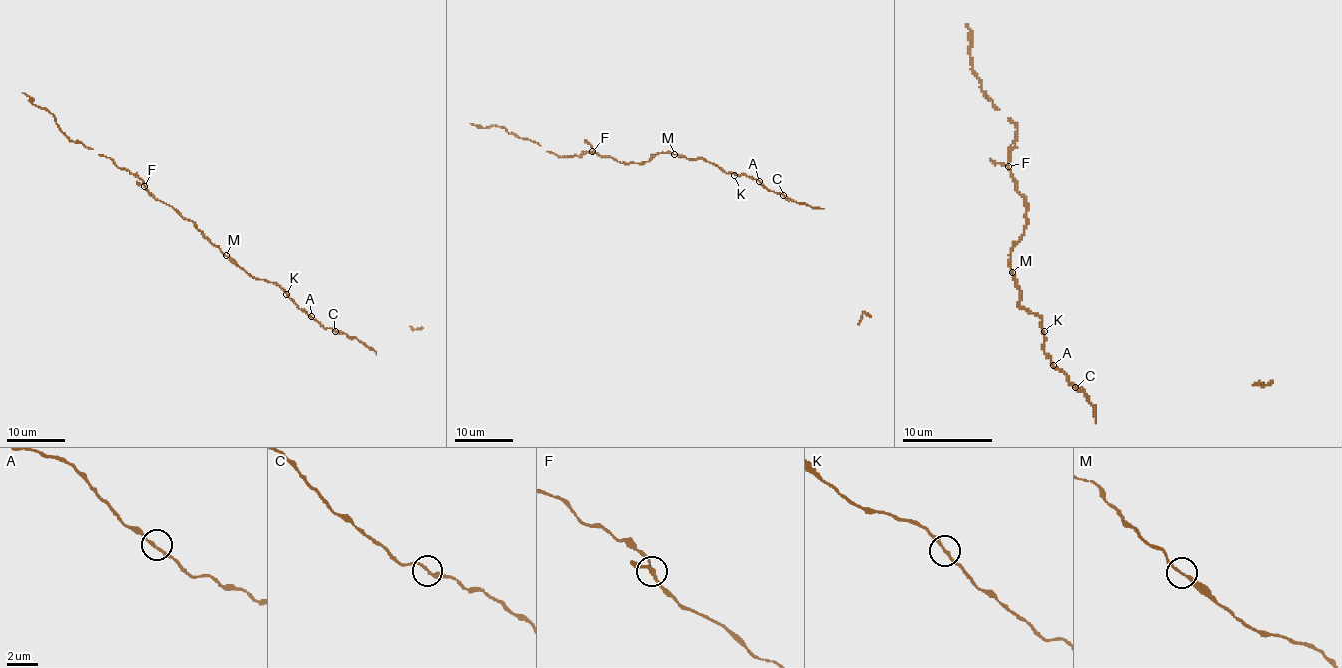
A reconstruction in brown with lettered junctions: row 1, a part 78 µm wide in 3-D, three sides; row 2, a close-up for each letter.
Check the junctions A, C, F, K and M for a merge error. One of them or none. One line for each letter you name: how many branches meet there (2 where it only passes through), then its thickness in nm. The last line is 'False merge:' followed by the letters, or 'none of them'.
False merge: none of them

